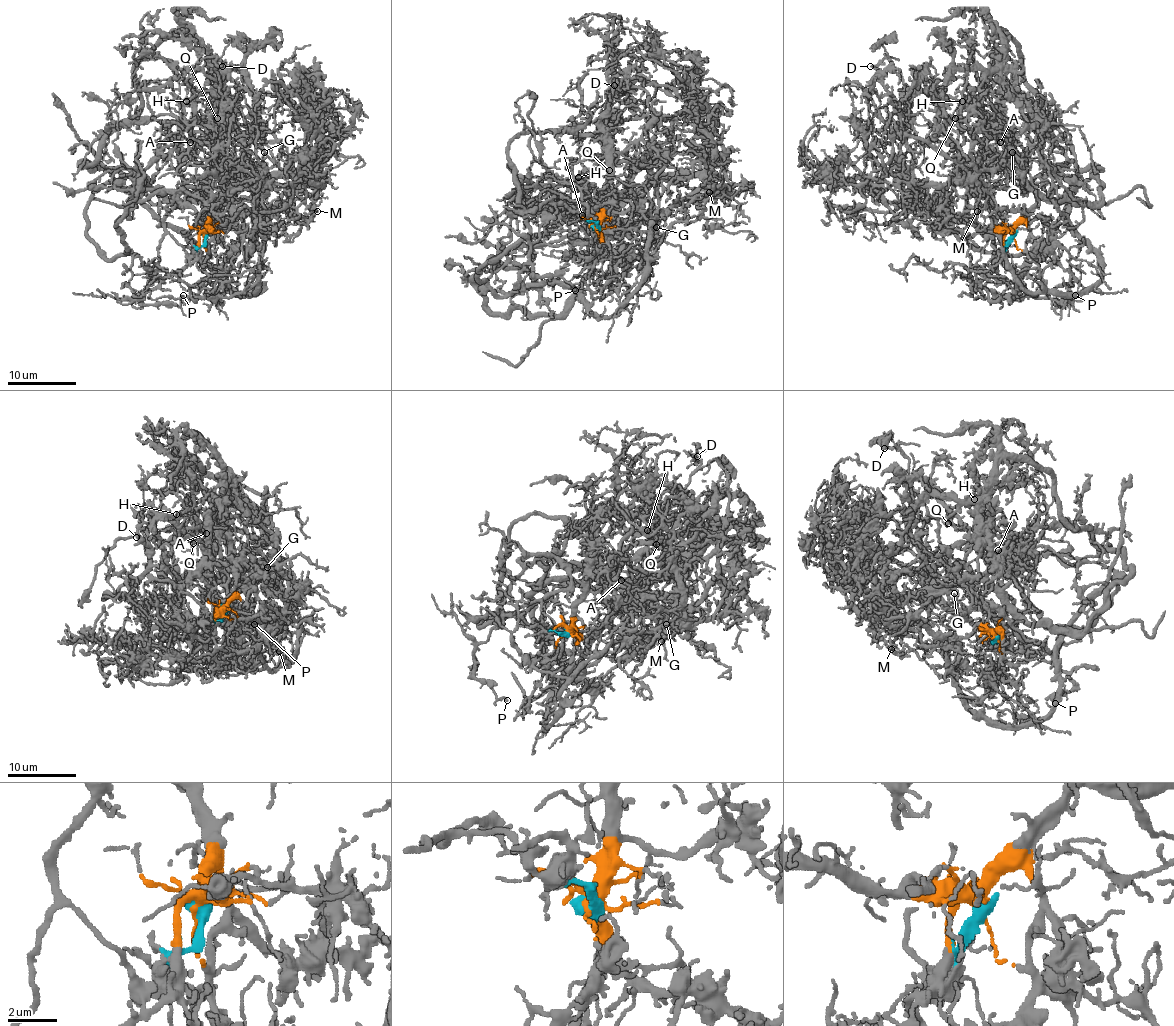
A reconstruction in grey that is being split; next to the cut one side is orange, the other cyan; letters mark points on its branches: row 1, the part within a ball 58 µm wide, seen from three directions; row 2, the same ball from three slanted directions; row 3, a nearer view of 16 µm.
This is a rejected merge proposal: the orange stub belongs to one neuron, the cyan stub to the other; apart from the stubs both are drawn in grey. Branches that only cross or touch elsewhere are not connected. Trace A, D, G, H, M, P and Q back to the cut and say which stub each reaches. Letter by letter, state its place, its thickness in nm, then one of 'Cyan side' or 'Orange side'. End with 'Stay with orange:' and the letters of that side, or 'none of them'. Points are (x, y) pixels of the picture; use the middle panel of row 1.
A: Place: (582, 215). Thickness 70 nm. Orange side
D: Place: (614, 85). Thickness 170 nm. Orange side
G: Place: (656, 227). Thickness 140 nm. Orange side
H: Place: (578, 177). Thickness 160 nm. Orange side
M: Place: (709, 192). Thickness 130 nm. Orange side
P: Place: (575, 290). Thickness 190 nm. Cyan side
Q: Place: (609, 170). Thickness 150 nm. Orange side
Stay with orange: A, D, G, H, M, Q

